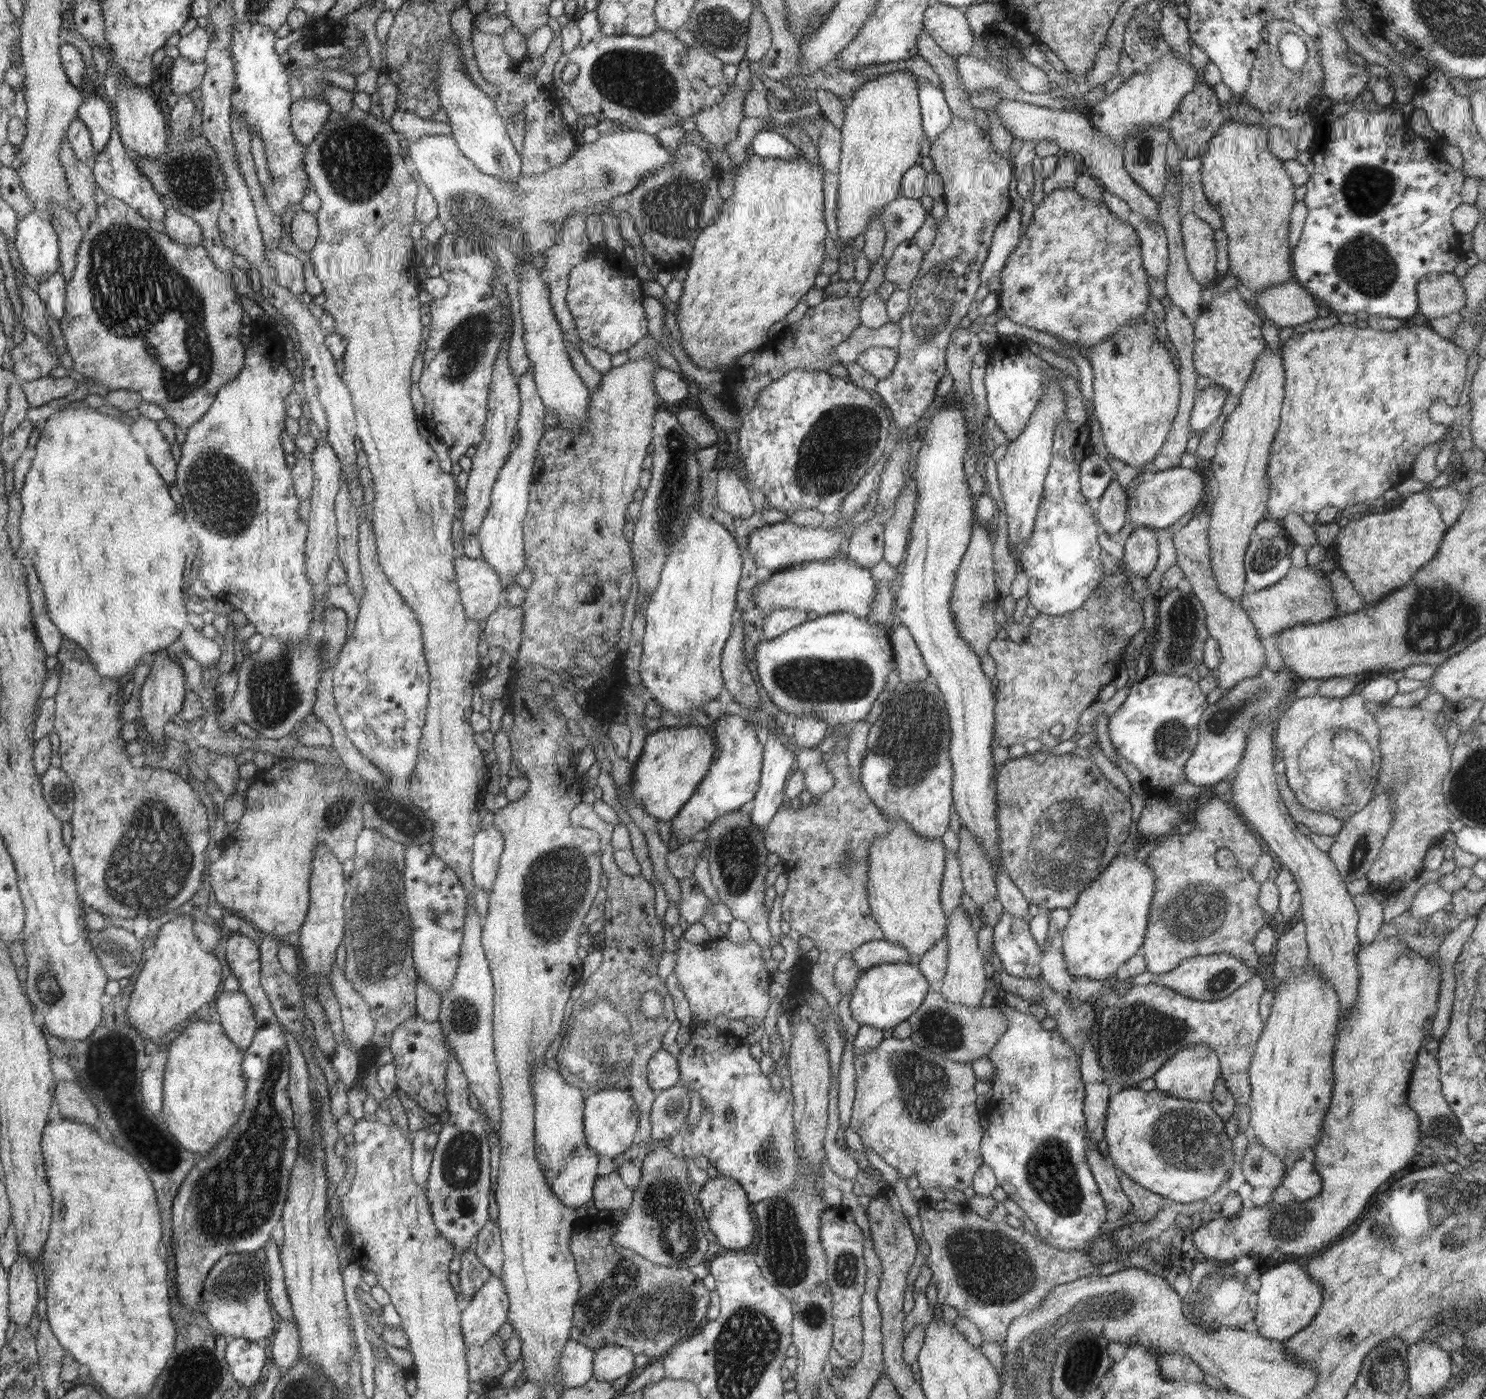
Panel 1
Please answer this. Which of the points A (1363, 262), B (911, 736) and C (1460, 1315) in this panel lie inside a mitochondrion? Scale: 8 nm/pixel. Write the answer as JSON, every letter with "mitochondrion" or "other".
{"A":"mitochondrion","B":"mitochondrion","C":"mitochondrion"}

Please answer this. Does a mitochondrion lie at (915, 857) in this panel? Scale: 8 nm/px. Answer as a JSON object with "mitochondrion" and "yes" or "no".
{"mitochondrion":"no"}

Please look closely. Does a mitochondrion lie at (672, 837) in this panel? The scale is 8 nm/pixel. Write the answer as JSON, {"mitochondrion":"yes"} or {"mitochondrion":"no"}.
{"mitochondrion":"no"}

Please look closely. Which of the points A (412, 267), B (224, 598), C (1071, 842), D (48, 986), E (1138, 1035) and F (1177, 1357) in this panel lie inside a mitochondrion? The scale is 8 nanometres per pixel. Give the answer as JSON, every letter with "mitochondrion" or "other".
{"A":"other","B":"other","C":"mitochondrion","D":"mitochondrion","E":"mitochondrion","F":"other"}

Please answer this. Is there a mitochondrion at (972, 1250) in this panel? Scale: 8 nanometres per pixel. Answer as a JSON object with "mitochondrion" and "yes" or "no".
{"mitochondrion":"yes"}

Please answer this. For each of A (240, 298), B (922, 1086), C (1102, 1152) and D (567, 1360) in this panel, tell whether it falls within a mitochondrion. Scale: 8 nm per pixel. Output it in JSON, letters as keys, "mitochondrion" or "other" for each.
{"A":"other","B":"mitochondrion","C":"other","D":"other"}

